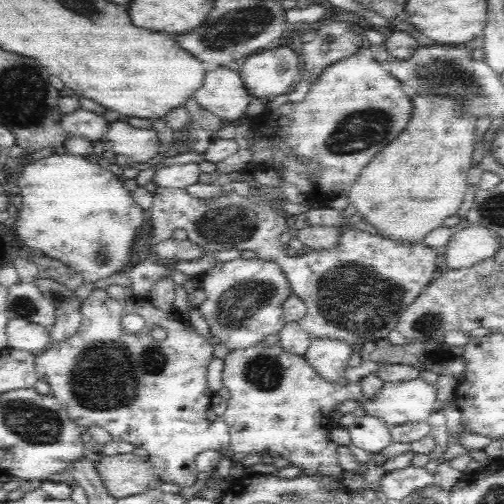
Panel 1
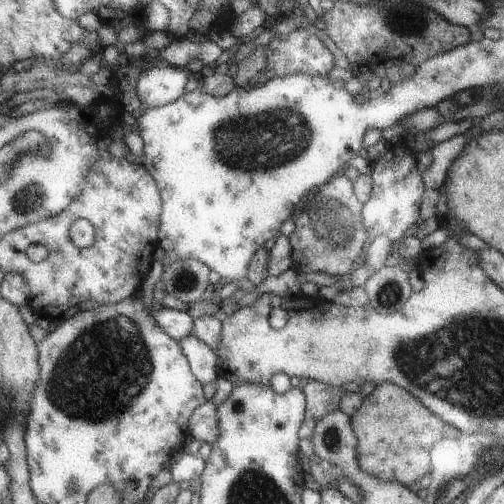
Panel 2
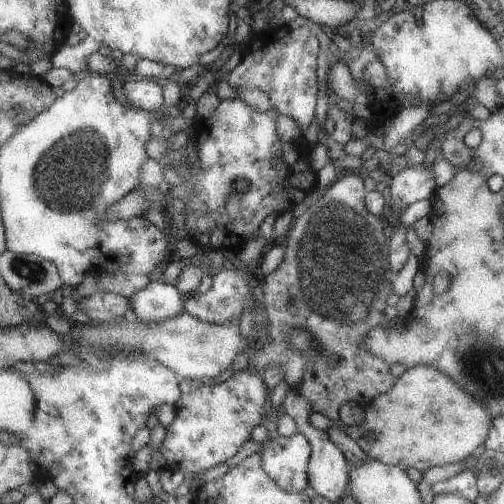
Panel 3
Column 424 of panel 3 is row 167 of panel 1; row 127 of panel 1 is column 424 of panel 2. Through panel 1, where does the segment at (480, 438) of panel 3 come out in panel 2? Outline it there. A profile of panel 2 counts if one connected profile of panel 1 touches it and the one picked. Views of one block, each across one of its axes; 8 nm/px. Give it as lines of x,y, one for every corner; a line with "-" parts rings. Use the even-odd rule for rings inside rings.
379,384
369,396
363,396
361,406
349,418
349,426
357,438
357,466
367,476
381,482
397,482
409,488
429,470
427,450
445,436
455,436
457,430
435,418
415,398
393,384

